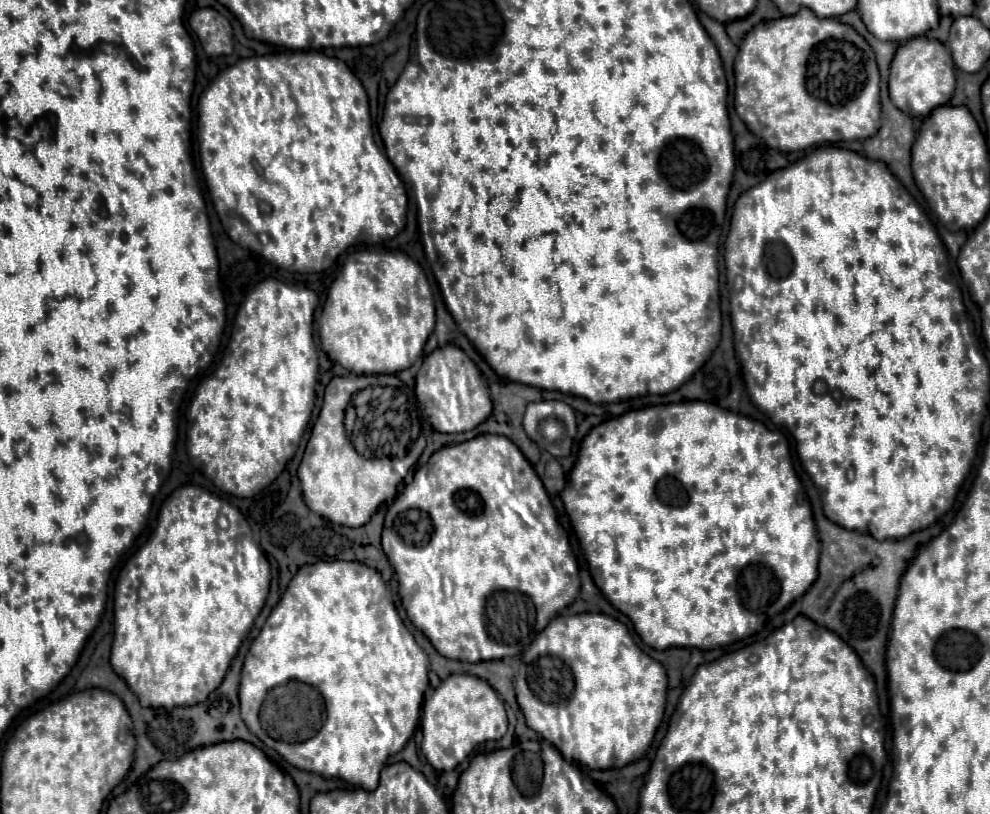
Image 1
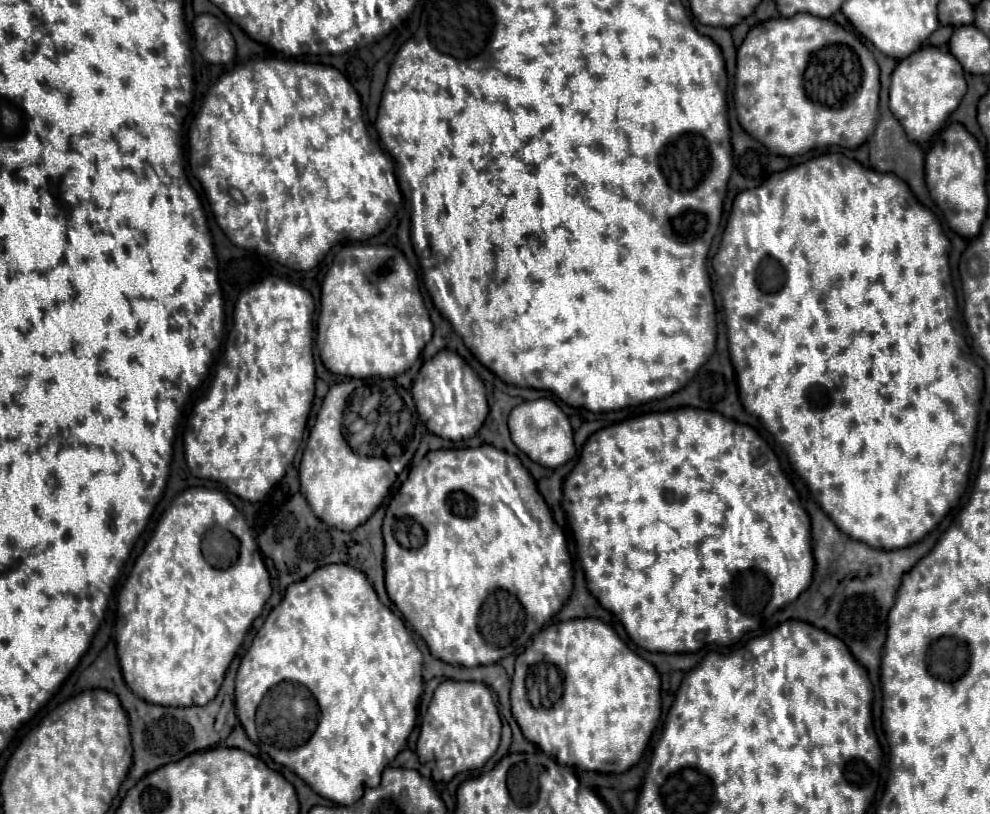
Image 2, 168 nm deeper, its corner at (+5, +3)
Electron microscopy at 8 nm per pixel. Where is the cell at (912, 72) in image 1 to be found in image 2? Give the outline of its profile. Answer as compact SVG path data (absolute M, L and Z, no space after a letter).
M926 46L910 54L910 58L898 62L896 70L892 72L890 110L902 124L910 142L926 144L946 126L948 116L958 108L960 100L966 94L966 88L968 86L960 62L950 52Z

